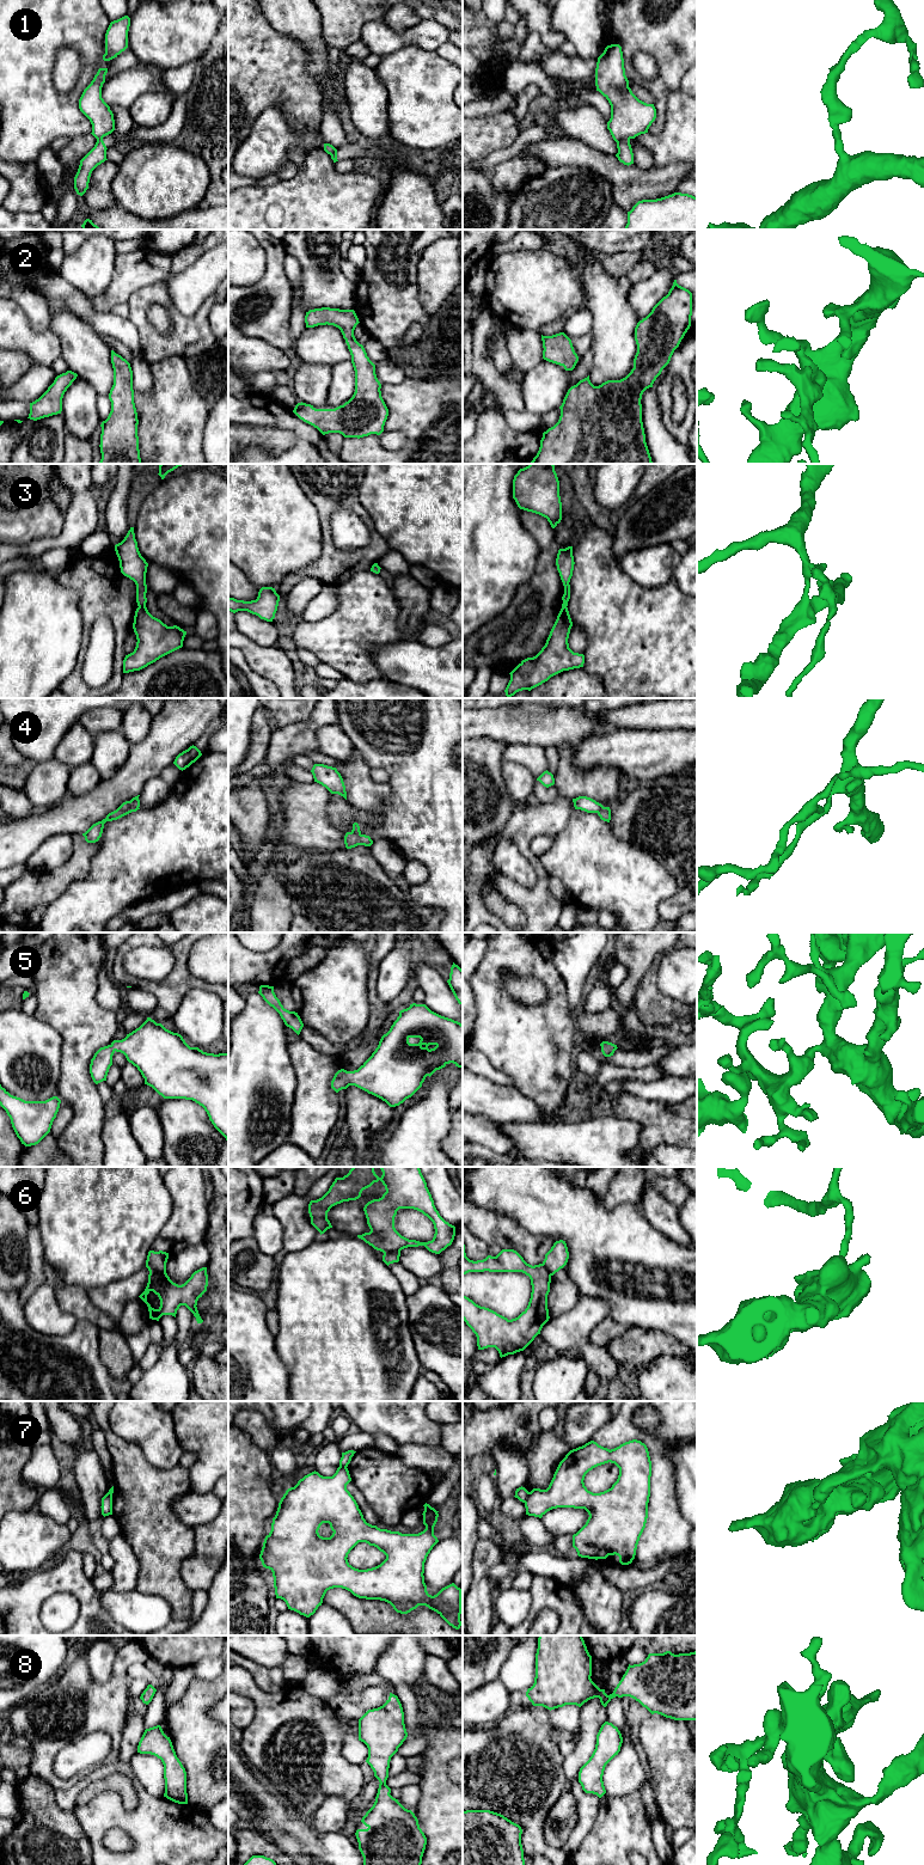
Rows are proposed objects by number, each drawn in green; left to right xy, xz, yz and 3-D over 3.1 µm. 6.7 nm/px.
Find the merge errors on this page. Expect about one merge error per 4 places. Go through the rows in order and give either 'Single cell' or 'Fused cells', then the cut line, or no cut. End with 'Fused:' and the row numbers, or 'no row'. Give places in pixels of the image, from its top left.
1: Fused cells. Split along yz (629, 139), (622, 139), (617, 142)
2: Single cell. No split
3: Single cell. No split
4: Fused cells. Split along xy (130, 803), (126, 811), (117, 808)
5: Single cell. No split
6: Fused cells. Split along xy (148, 1269), (165, 1271)
7: Fused cells. Split along yz (530, 1492), (524, 1502)
8: Single cell. No split
Fused: 1, 4, 6, 7

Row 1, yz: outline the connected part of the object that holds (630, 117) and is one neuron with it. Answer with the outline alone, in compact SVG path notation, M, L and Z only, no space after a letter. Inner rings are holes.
M619 44L607 45L598 57L595 86L611 105L607 129L616 142L648 133L656 109L654 104L640 100L629 87Z

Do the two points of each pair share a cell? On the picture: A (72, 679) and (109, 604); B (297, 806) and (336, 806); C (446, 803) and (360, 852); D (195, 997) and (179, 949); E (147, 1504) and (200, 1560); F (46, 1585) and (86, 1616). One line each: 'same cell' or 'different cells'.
A: same cell
B: different cells
C: different cells
D: different cells
E: different cells
F: same cell

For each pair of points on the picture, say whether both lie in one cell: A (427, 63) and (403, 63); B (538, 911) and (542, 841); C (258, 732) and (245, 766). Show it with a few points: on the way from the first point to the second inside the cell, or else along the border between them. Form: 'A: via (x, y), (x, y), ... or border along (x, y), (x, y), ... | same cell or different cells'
A: via (421, 63), (409, 63) | same cell
B: border along (552, 836), (537, 835), (530, 843), (530, 850) | different cells
C: via (258, 740), (258, 750), (254, 758) | same cell

